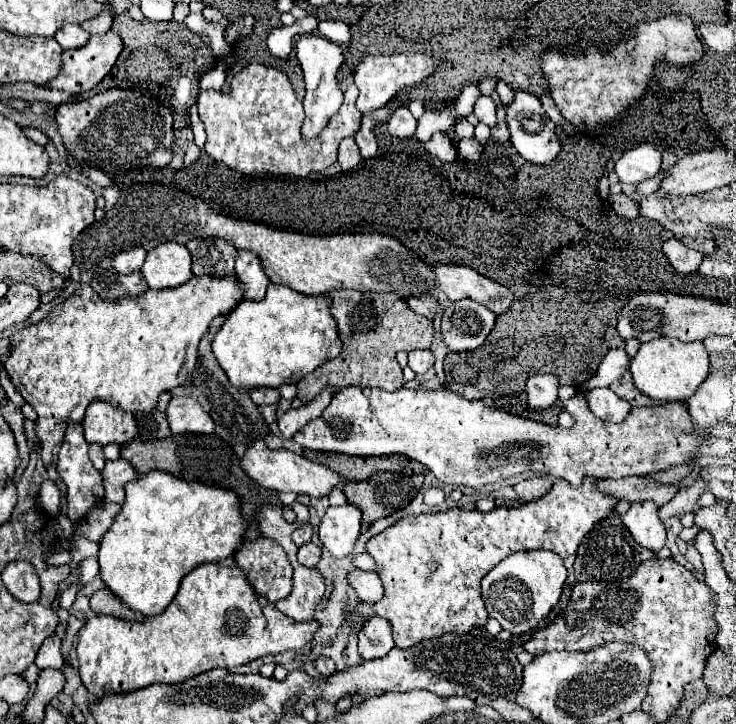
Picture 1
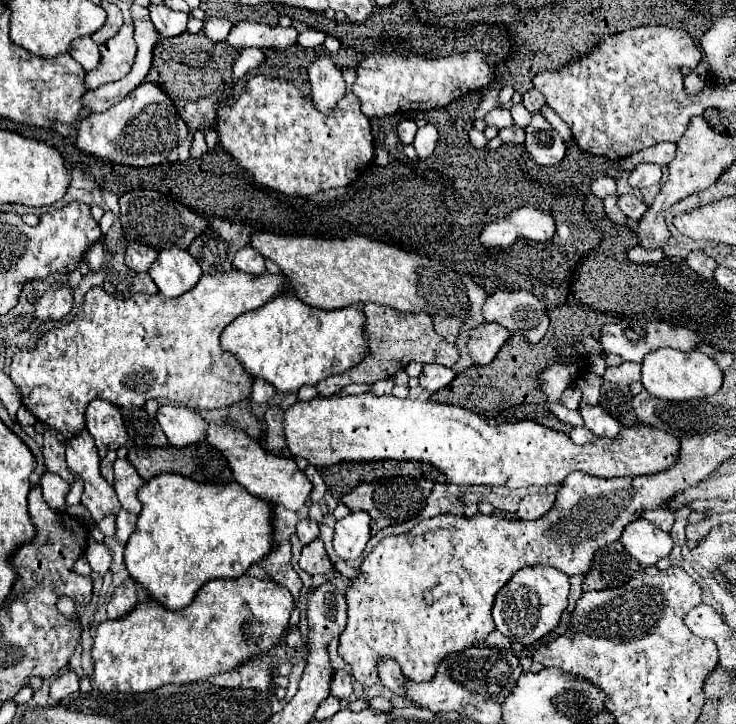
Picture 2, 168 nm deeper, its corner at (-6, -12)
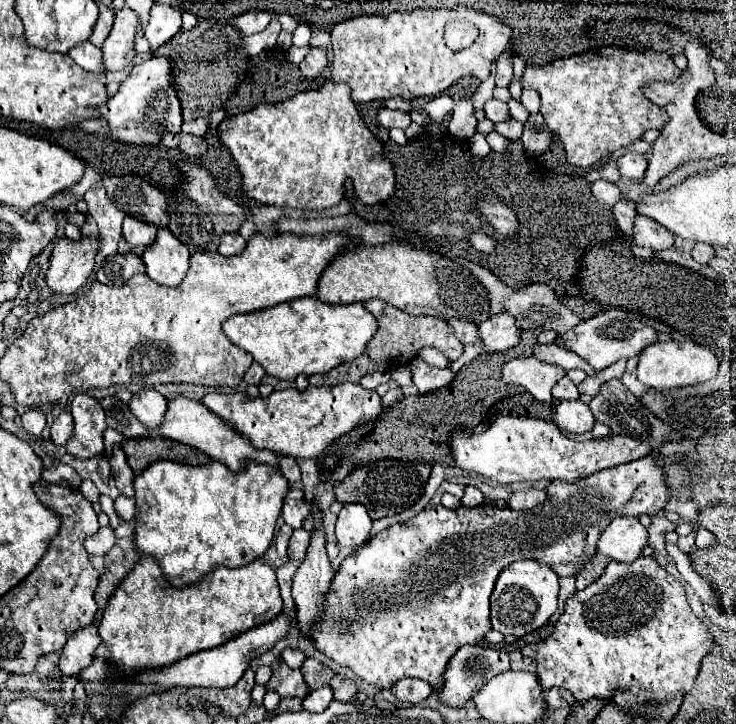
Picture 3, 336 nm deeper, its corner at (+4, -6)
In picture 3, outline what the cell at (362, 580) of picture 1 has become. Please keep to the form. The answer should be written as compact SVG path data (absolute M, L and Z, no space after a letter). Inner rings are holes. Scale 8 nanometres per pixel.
M304 528L294 530L294 534L292 534L290 542L288 542L288 556L292 560L302 562L306 552L308 552L308 546L310 546L310 532L306 532Z

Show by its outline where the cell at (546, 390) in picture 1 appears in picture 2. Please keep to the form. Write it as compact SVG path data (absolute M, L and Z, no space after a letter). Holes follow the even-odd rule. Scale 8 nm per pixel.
M576 386L568 388L568 390L562 394L562 398L560 398L560 402L562 402L566 408L570 408L570 410L578 410L578 408L580 408L580 400L582 400L582 392L580 392Z

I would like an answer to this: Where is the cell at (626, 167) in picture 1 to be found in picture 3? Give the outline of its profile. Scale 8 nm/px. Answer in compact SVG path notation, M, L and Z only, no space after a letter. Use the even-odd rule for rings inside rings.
M628 152L618 160L618 170L626 178L642 180L646 174L646 166L648 166L648 160L642 154L630 154Z

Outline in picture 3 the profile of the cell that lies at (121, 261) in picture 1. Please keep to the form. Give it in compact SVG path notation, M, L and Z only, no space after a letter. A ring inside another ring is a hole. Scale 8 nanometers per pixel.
M124 218L122 228L124 228L124 238L134 252L140 252L148 244L152 244L156 238L156 228L146 222L140 222L136 218Z

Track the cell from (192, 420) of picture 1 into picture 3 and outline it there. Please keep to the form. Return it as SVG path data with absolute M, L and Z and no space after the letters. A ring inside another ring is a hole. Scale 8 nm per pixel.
M142 390L132 396L130 410L148 430L158 430L164 424L168 400L156 390Z

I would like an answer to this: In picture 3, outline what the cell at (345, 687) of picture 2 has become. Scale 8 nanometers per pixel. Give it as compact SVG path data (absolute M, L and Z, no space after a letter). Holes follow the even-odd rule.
M336 674L330 682L332 690L334 690L334 700L340 700L340 702L350 702L354 696L356 696L356 684L346 678L344 674Z

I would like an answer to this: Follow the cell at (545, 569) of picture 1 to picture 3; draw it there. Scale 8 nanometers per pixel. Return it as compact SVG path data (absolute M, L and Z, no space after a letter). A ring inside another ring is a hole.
M516 560L498 576L490 596L492 628L516 638L542 628L558 608L558 576L552 568L536 560Z

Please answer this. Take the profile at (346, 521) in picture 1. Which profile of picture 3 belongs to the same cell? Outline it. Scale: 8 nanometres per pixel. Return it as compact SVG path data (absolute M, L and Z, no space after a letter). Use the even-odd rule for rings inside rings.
M344 504L336 520L336 542L340 546L360 546L368 540L372 520L364 506Z

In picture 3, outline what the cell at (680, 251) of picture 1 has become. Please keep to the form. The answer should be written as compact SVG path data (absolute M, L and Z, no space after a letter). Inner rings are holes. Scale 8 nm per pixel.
M696 244L692 250L692 258L700 264L708 264L714 258L714 248L710 244Z

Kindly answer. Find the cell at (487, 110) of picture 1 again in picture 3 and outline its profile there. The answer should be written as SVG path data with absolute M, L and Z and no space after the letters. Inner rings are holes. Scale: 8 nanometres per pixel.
M488 100L484 104L484 114L488 120L492 120L494 124L496 122L504 122L510 118L510 112L508 112L508 106L504 102L498 102L498 100Z

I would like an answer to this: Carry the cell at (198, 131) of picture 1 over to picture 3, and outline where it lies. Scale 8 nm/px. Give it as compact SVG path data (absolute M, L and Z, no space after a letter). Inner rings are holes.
M152 56L136 64L130 76L120 84L120 90L98 108L98 118L108 122L108 136L120 144L160 144L168 132L180 132L182 114L174 88L170 88L170 60Z

